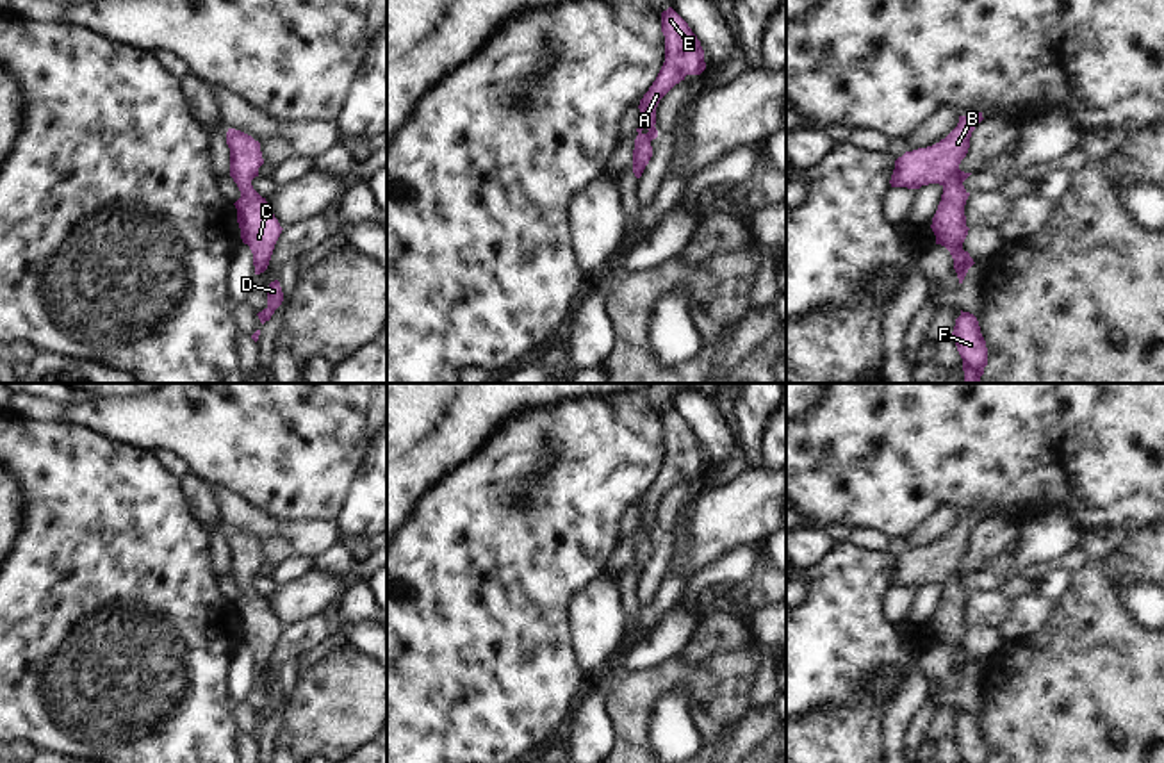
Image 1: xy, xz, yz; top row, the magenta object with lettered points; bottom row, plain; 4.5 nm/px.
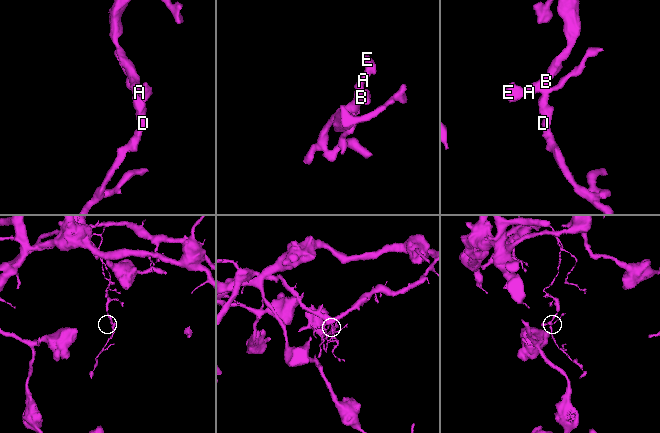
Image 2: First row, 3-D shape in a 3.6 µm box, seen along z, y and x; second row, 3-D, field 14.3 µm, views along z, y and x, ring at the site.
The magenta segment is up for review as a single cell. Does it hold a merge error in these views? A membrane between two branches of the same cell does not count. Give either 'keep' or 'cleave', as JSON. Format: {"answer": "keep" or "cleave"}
{"answer": "keep"}

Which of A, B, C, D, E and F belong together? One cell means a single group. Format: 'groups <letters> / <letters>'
groups A B C D E F

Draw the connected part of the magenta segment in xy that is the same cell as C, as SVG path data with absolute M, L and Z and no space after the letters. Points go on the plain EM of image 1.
M228 528L226 544L230 547L230 576L241 590L241 597L234 603L237 608L237 622L241 638L253 652L255 674L267 669L275 644L282 633L282 626L262 597L251 585L264 563L260 542L251 535Z

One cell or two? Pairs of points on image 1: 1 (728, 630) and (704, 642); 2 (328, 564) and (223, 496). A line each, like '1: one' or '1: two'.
1: one
2: two

